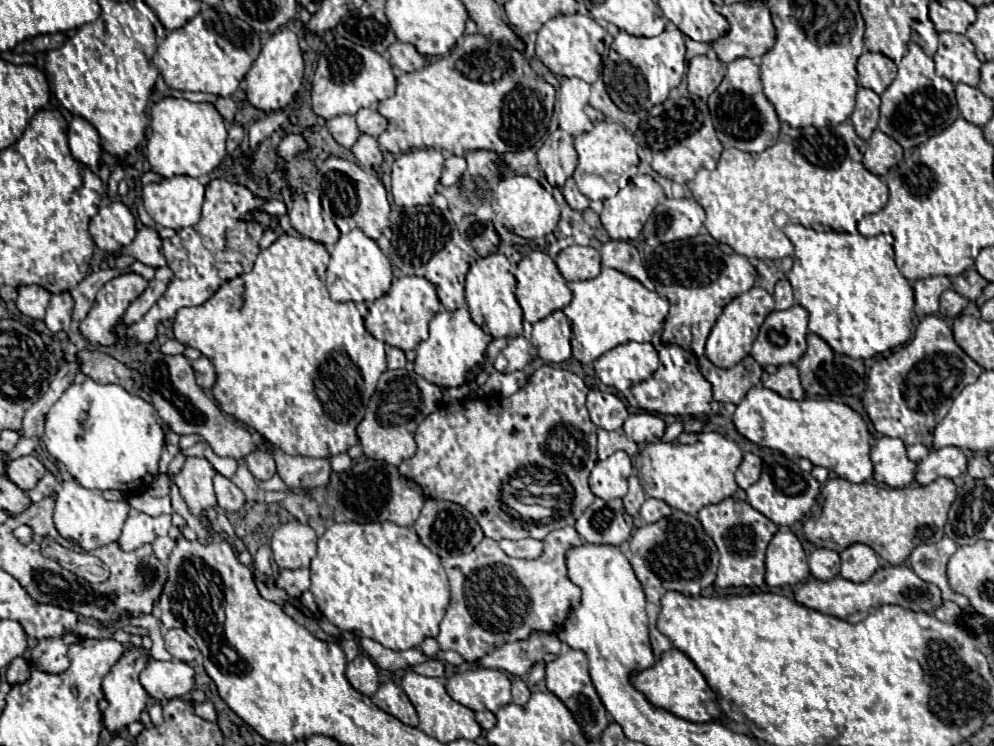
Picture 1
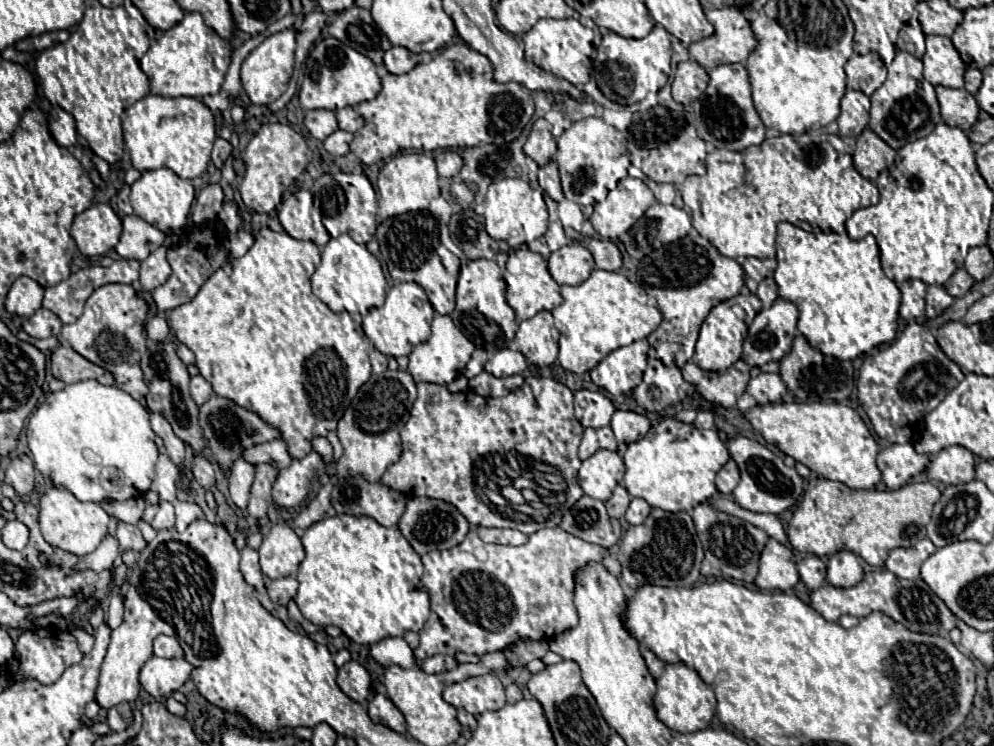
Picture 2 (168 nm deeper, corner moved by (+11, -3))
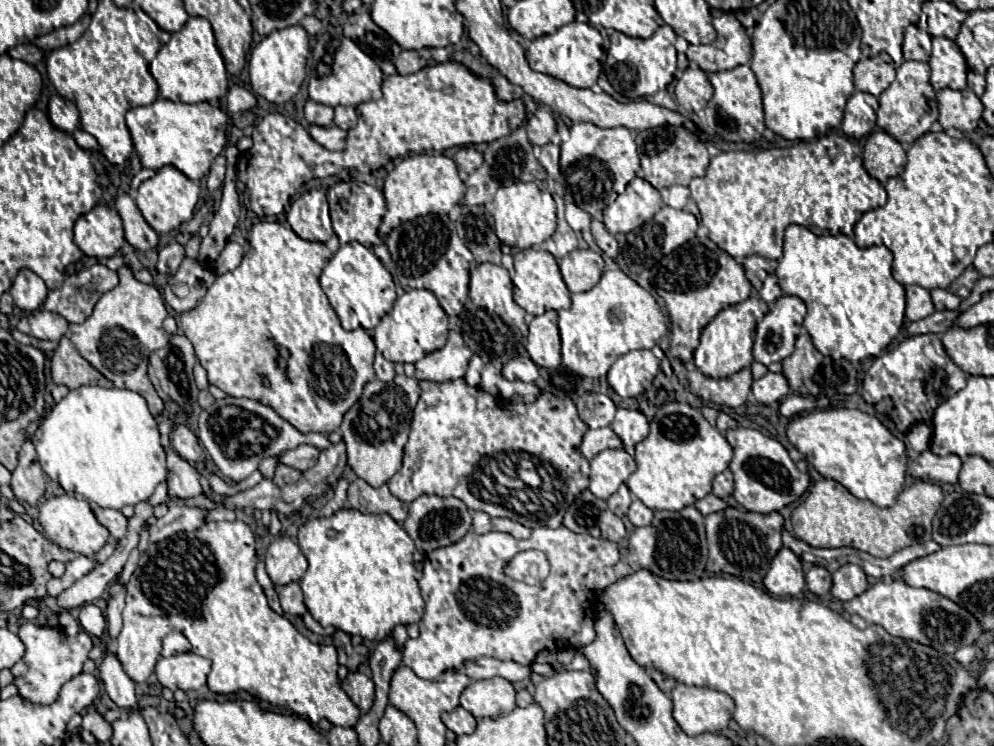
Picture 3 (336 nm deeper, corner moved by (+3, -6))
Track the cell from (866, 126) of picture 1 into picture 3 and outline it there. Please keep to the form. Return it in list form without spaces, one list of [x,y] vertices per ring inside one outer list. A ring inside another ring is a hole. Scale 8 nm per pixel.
[[[854,92],[844,108],[844,120],[842,120],[844,134],[856,140],[868,136],[876,126],[874,110],[876,111],[878,107],[877,97],[864,92]]]

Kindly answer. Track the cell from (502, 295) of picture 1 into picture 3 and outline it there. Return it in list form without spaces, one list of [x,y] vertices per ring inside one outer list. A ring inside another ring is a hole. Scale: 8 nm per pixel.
[[[484,262],[470,270],[470,294],[460,314],[460,326],[466,346],[484,362],[508,362],[518,354],[518,348],[526,342],[526,312],[514,302],[512,290],[514,284],[504,266]]]

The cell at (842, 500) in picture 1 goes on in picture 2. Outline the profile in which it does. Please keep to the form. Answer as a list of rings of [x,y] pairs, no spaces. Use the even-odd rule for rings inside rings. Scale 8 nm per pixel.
[[[812,477],[802,503],[788,523],[788,541],[796,551],[814,553],[822,559],[848,549],[860,555],[872,567],[884,567],[888,553],[896,547],[912,547],[926,537],[926,525],[932,507],[940,499],[934,483],[910,483],[896,491],[850,489],[844,483],[824,477]]]

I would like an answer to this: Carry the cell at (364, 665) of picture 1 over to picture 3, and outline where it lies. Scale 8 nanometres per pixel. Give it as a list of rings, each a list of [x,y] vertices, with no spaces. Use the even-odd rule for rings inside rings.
[[[350,672],[346,676],[346,680],[342,682],[342,690],[360,708],[362,714],[366,714],[372,708],[372,702],[374,702],[374,682],[366,674]]]

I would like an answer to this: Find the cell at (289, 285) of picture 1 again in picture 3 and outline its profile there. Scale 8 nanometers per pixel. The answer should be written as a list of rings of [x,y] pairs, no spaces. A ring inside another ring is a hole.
[[[258,222],[250,228],[248,242],[250,248],[244,254],[242,264],[236,270],[218,276],[198,308],[180,316],[180,326],[186,338],[194,344],[196,358],[206,368],[210,384],[218,386],[228,396],[246,396],[272,406],[300,432],[330,434],[342,424],[342,416],[348,408],[358,402],[364,384],[374,378],[372,362],[376,352],[374,340],[364,328],[346,332],[340,326],[340,320],[318,282],[326,260],[340,247],[339,239],[334,232],[326,243],[310,242],[278,222]],[[276,346],[290,350],[288,378],[276,364]],[[262,374],[268,376],[270,388],[262,384]]]

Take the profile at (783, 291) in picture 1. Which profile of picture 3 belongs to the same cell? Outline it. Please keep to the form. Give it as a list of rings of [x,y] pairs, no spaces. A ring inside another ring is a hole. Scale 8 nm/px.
[[[770,274],[770,276],[764,280],[764,286],[762,286],[762,290],[760,290],[760,296],[762,296],[762,300],[768,302],[768,304],[772,304],[776,298],[782,296],[782,290],[780,290],[780,286],[778,286],[776,274]]]

